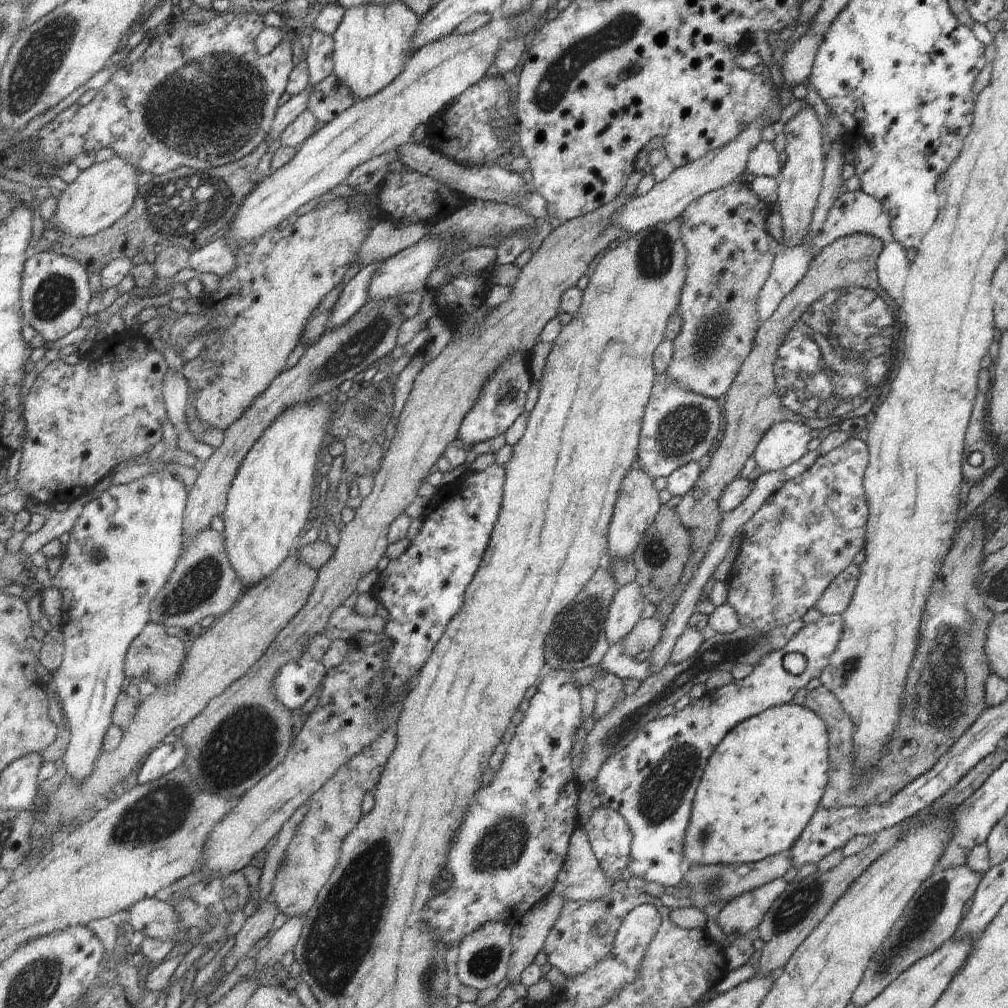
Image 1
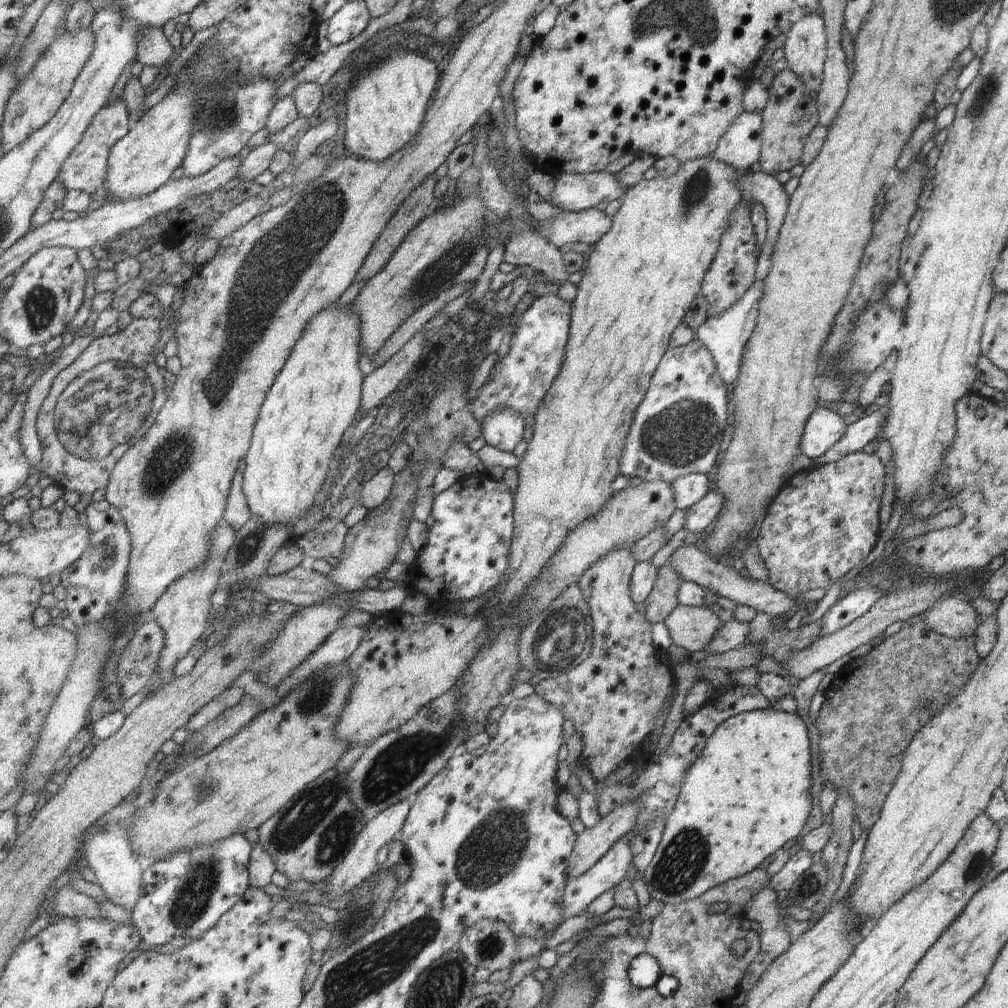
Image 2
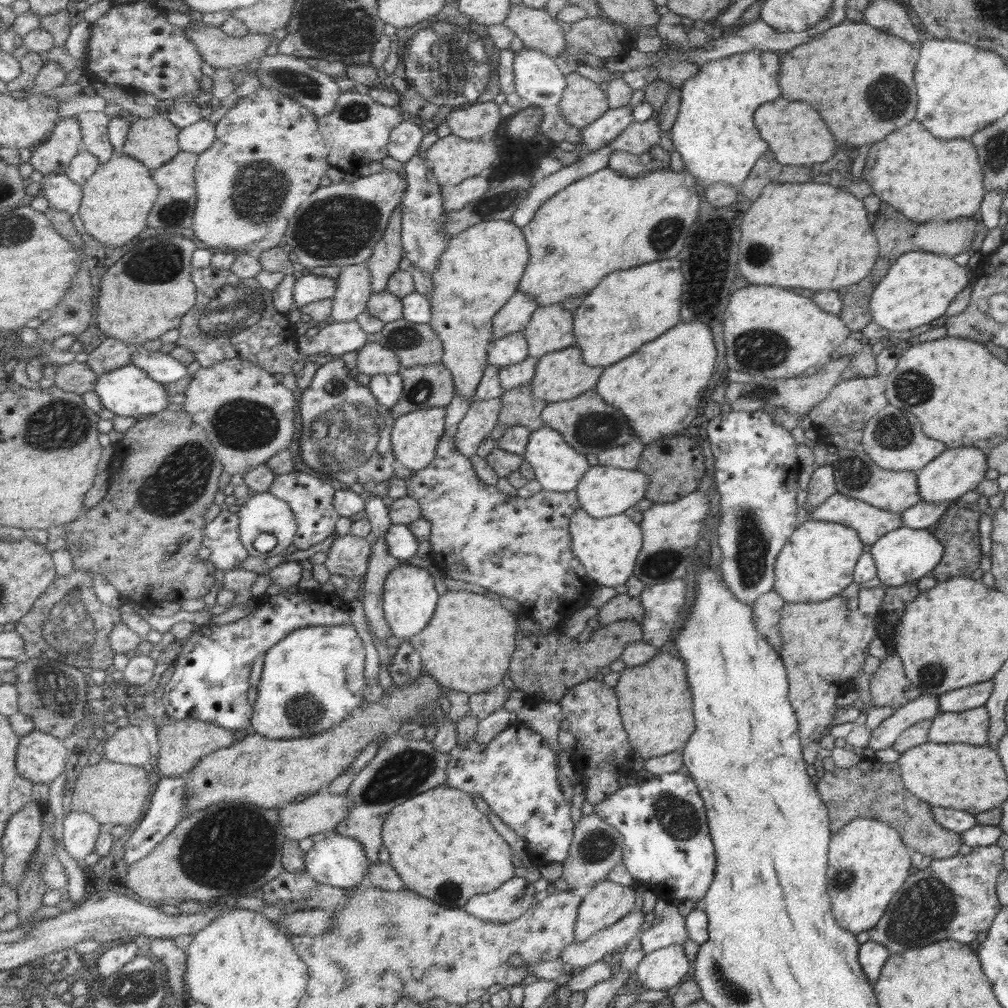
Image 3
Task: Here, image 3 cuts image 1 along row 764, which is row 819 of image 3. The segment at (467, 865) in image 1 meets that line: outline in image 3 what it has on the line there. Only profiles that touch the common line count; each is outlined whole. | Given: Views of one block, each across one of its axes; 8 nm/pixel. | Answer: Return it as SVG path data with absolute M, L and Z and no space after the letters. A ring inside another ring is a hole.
M515 720L513 726L509 725L487 744L467 741L450 751L447 784L451 788L464 790L473 798L480 795L490 810L525 840L537 858L561 863L567 860L576 822L571 820L572 806L559 785L557 756L541 734Z

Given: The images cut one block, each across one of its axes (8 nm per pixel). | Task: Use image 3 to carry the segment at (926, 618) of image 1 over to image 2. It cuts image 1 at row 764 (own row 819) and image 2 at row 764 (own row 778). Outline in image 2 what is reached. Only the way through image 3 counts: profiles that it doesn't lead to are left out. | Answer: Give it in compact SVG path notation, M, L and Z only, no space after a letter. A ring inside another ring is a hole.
M915 615L907 617L897 633L885 637L866 654L850 660L833 674L822 691L823 702L813 722L819 734L819 776L822 785L830 785L837 795L844 793L851 799L854 818L862 831L870 829L878 819L913 735L954 697L978 667L978 662L972 637L952 639L940 635L924 623L921 615Z

